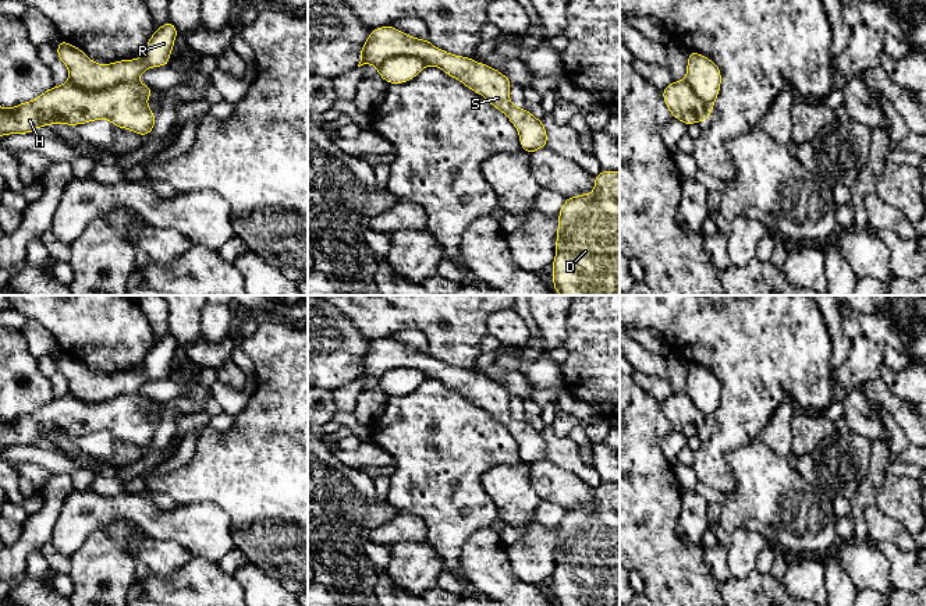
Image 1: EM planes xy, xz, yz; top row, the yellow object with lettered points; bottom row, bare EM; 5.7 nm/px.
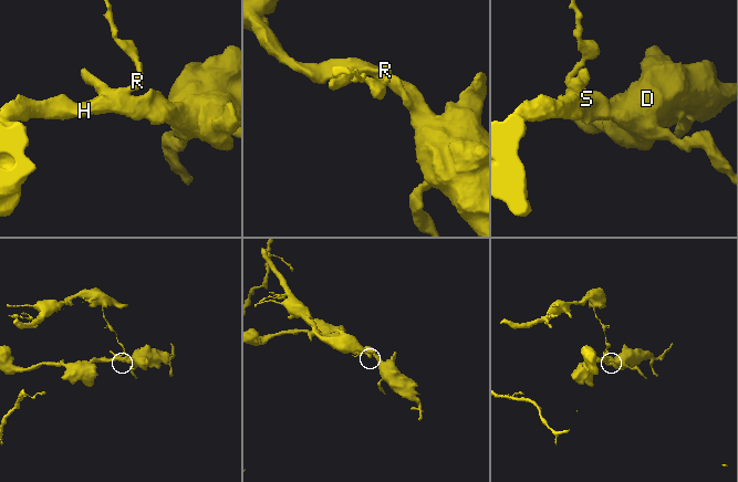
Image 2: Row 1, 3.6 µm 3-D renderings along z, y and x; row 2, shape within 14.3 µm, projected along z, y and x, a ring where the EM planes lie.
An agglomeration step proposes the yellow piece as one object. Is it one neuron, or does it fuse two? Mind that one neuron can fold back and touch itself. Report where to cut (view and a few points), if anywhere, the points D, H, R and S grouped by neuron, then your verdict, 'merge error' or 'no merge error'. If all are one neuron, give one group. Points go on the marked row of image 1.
cut xy (137, 80), (117, 82), (93, 91), (84, 91), (67, 82); groups D H S / R; merge error

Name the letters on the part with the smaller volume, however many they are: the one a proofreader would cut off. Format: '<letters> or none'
R

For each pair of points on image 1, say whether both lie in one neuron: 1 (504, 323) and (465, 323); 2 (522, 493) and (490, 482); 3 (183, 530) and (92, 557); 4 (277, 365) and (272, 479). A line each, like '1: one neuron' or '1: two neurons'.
1: two neurons
2: one neuron
3: two neurons
4: one neuron

